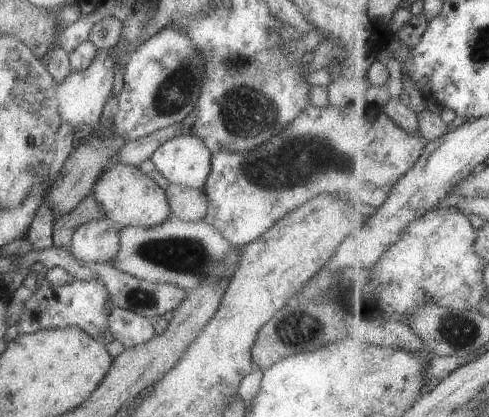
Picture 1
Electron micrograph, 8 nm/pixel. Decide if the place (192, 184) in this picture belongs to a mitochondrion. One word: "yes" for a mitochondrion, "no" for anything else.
no

